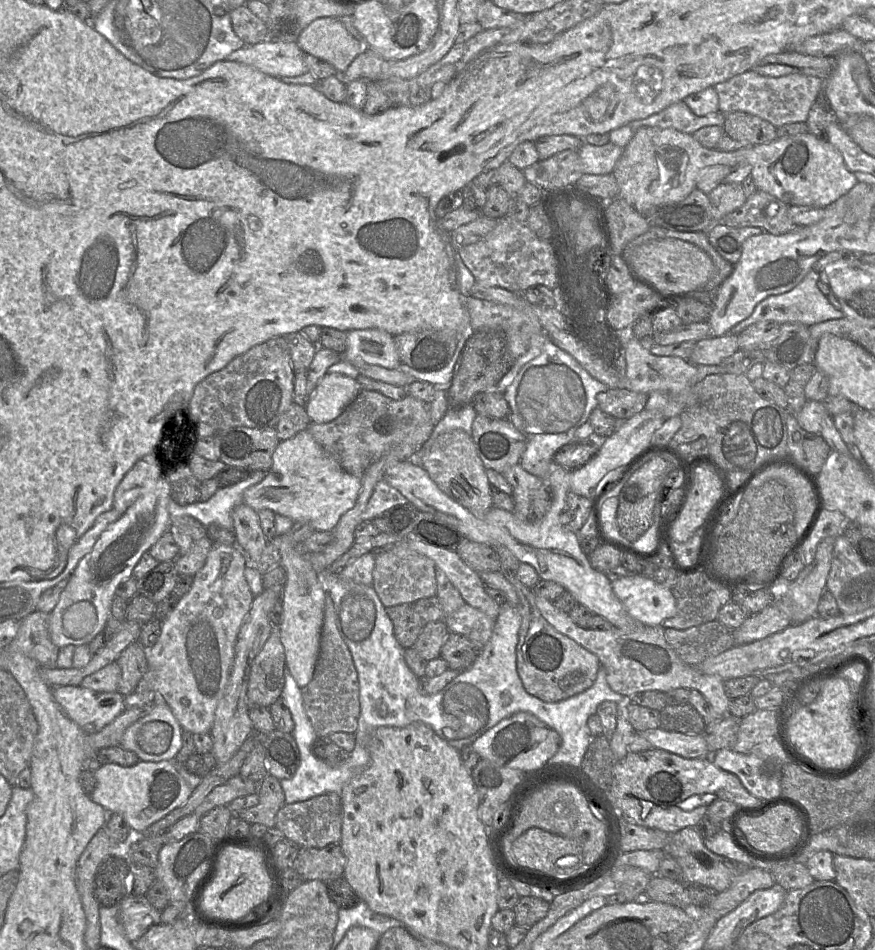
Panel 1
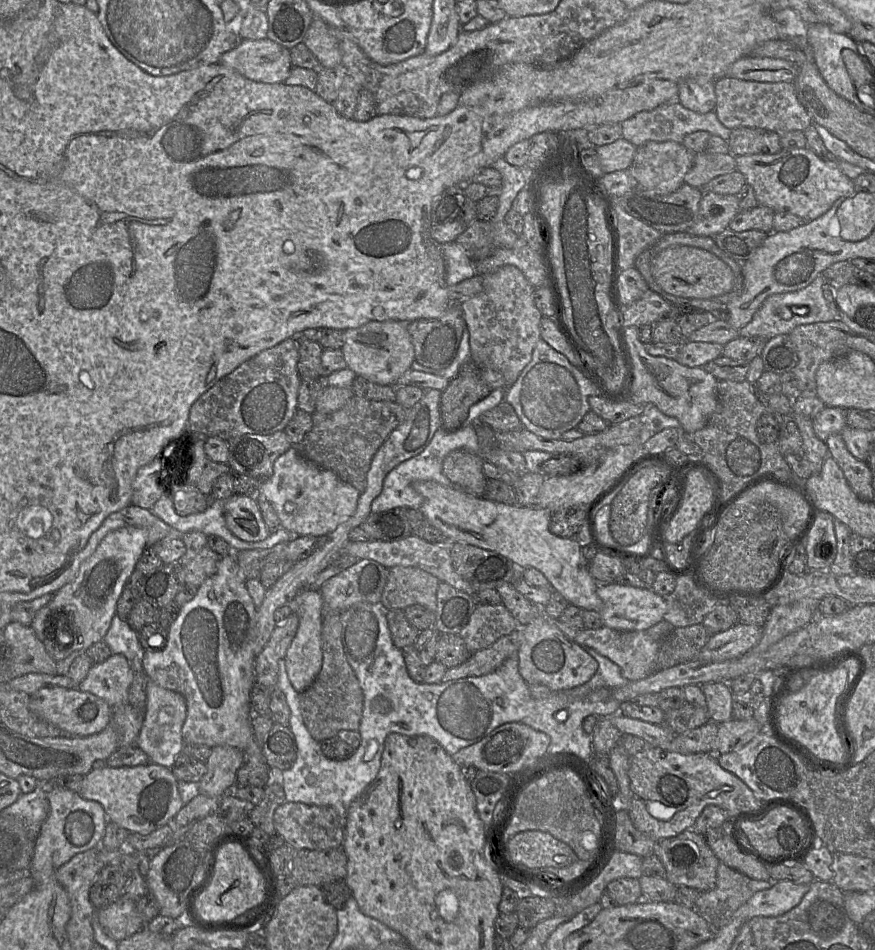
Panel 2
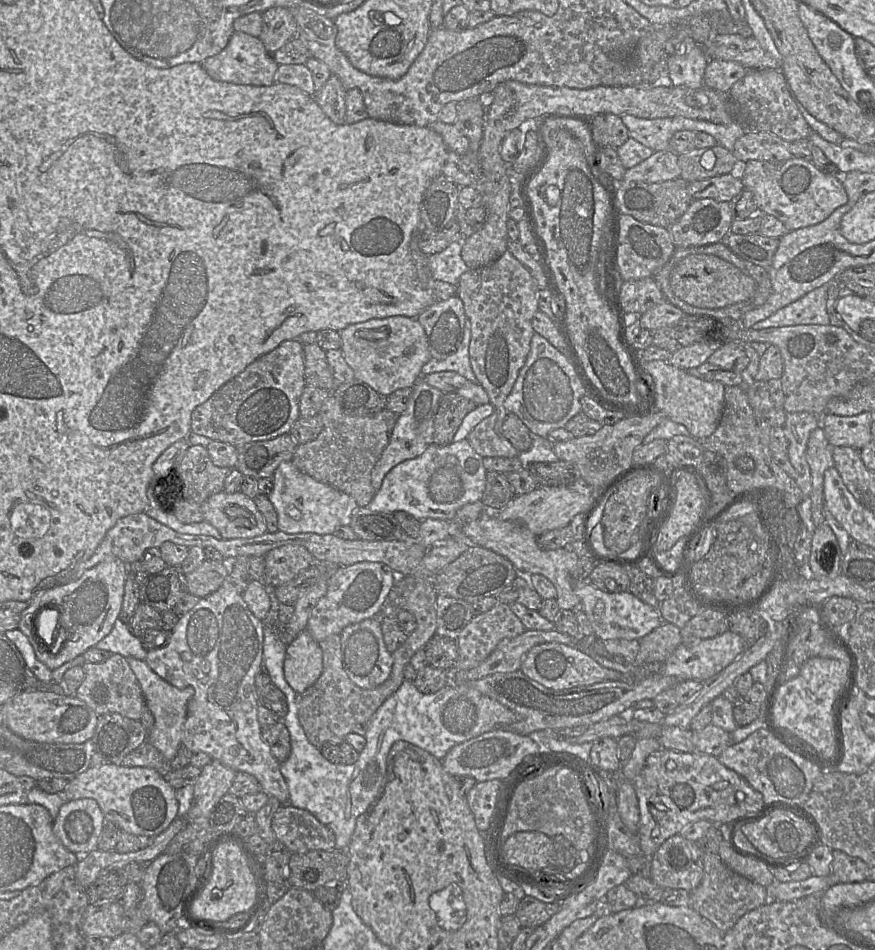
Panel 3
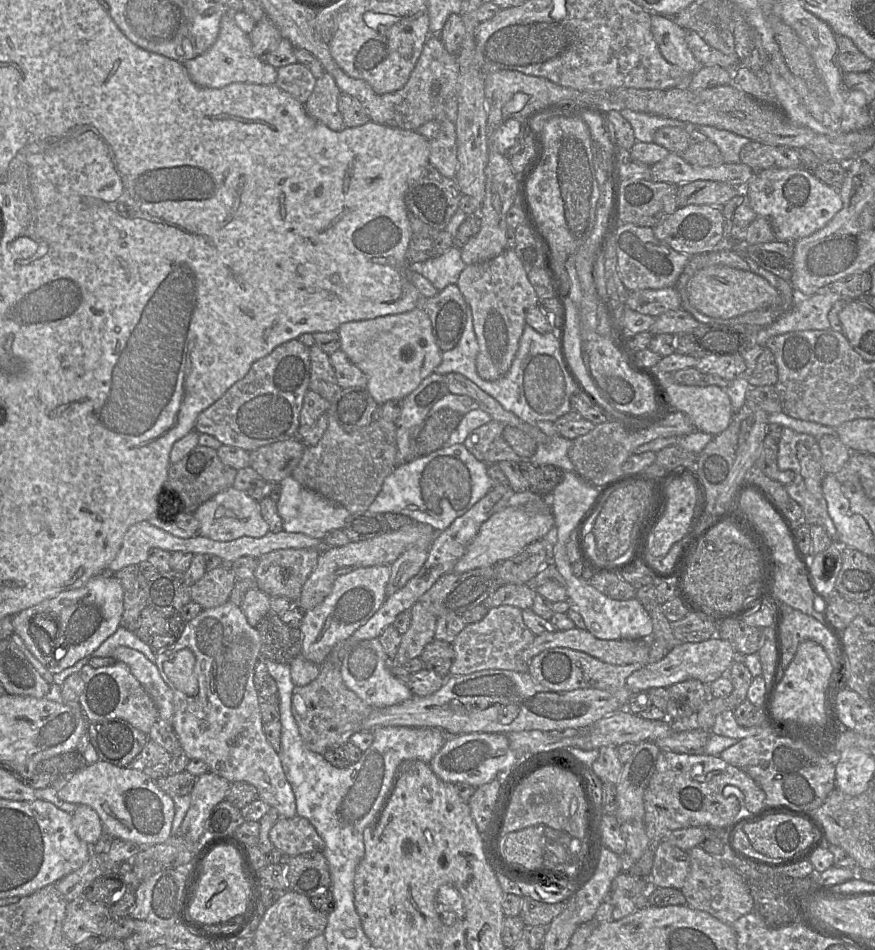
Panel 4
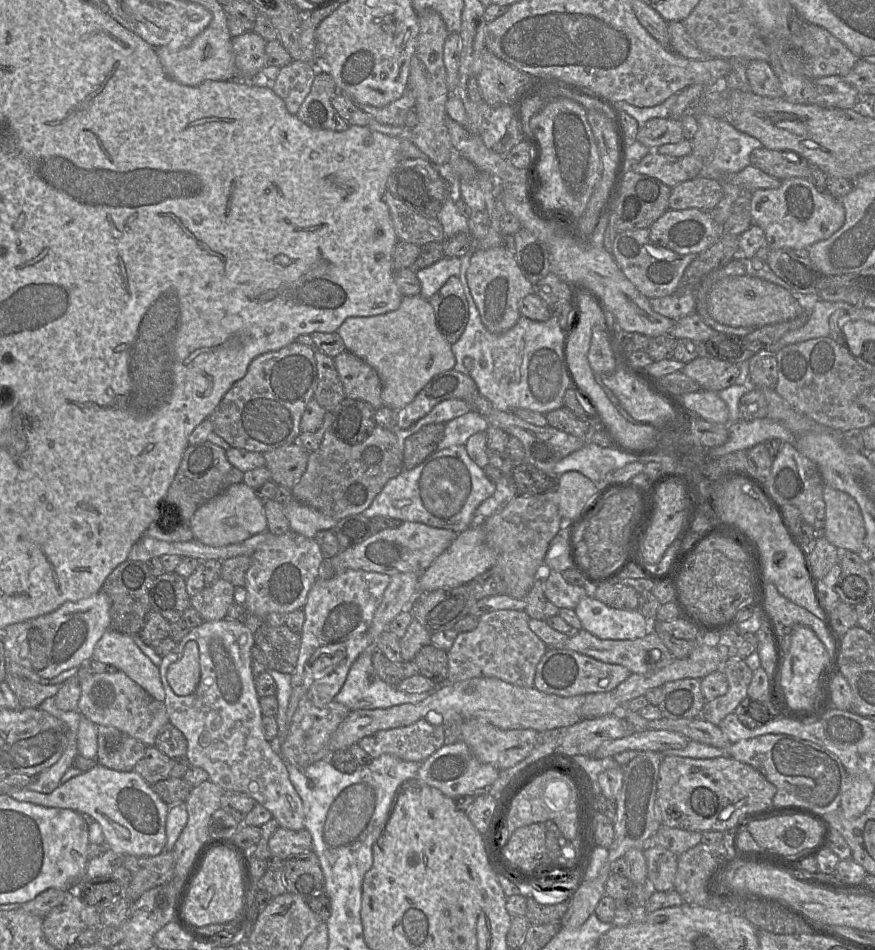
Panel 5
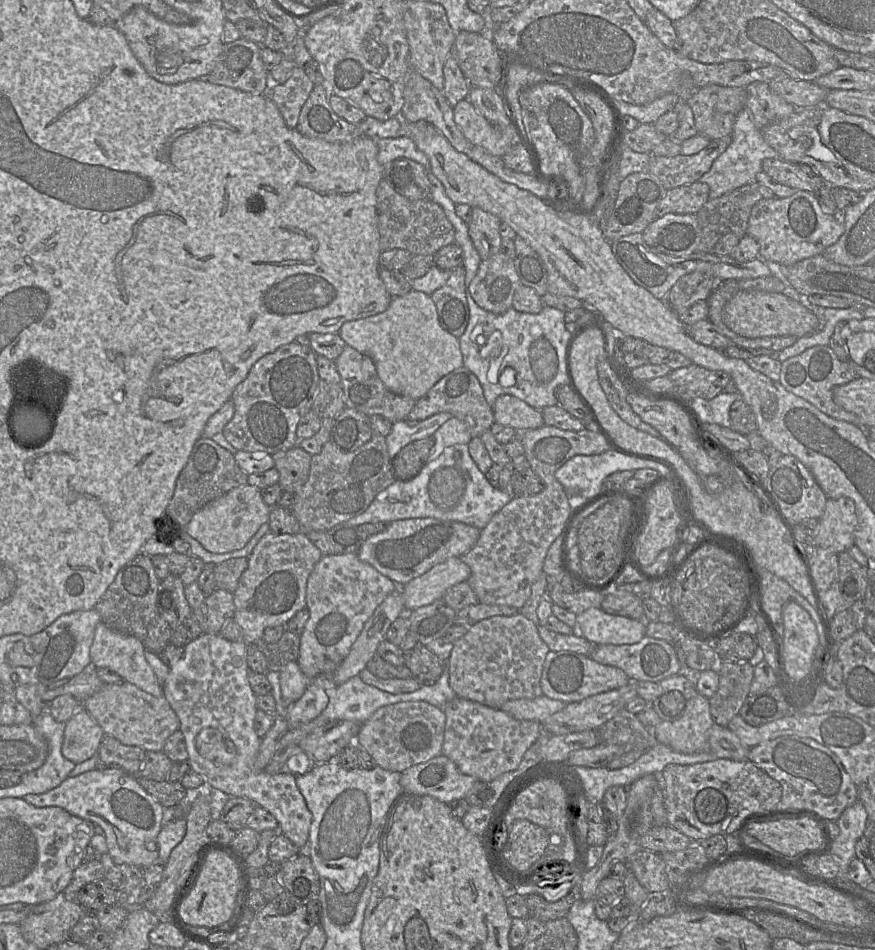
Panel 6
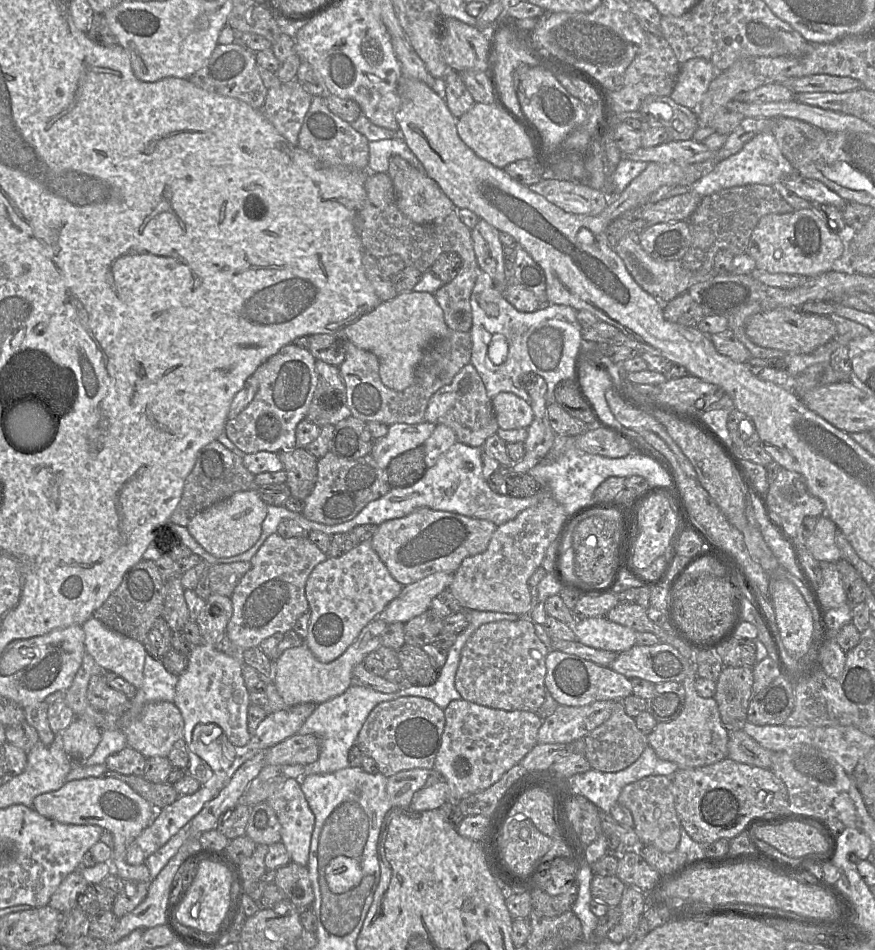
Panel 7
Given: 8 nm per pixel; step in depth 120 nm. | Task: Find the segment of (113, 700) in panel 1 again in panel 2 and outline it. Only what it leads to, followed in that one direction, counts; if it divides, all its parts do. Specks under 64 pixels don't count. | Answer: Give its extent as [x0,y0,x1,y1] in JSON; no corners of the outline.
[30,687,112,737]

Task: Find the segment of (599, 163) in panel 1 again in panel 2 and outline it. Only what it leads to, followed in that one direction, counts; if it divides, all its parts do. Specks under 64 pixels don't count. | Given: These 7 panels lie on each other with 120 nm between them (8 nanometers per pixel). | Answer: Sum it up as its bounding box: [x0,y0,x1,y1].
[595,138,637,173]

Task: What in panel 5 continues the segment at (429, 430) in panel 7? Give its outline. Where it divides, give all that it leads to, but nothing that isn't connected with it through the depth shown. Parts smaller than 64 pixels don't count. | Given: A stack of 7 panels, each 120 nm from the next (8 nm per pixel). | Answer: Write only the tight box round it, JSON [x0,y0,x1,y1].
[393,399,473,451]

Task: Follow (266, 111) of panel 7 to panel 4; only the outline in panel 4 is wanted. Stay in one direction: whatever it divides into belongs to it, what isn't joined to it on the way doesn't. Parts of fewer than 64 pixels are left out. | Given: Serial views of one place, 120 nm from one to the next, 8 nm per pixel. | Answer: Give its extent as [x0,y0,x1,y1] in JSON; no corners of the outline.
[275,62,317,105]

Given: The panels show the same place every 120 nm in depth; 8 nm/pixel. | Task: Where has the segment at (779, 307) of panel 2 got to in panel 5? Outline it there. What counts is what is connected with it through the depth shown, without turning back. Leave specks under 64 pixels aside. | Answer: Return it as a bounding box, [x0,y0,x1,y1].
[763,289,851,354]

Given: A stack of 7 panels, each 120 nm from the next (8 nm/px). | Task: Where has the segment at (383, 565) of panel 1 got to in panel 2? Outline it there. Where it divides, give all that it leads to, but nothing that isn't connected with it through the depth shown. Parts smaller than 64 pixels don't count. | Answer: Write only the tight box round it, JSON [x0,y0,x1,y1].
[381,567,439,613]

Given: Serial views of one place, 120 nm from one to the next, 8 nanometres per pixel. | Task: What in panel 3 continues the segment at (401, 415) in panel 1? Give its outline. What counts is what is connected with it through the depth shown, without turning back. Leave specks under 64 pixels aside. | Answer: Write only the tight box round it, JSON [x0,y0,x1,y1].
[293,394,399,507]

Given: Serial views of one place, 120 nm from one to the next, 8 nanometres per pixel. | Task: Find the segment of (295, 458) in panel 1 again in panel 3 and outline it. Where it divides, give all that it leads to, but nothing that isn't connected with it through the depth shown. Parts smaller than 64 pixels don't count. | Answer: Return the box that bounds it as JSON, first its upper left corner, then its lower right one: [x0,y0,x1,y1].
[267,461,358,534]

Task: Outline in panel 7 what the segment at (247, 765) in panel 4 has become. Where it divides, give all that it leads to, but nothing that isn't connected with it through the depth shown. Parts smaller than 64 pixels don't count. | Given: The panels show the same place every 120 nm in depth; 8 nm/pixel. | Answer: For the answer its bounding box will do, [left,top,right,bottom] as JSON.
[173,643,315,866]

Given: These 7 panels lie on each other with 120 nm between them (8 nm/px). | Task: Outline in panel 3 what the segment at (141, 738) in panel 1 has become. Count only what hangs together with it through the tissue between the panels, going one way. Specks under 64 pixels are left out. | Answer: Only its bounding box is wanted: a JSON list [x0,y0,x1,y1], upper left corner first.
[126,658,194,761]

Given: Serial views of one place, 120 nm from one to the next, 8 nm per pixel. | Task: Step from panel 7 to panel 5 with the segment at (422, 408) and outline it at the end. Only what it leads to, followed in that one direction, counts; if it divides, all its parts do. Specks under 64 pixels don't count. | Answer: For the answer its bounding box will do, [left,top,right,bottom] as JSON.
[333,351,383,409]

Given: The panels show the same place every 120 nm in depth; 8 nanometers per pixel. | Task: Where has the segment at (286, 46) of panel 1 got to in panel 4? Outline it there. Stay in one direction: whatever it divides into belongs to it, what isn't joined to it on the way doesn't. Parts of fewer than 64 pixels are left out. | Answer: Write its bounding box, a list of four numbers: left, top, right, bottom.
[183,13,277,88]

